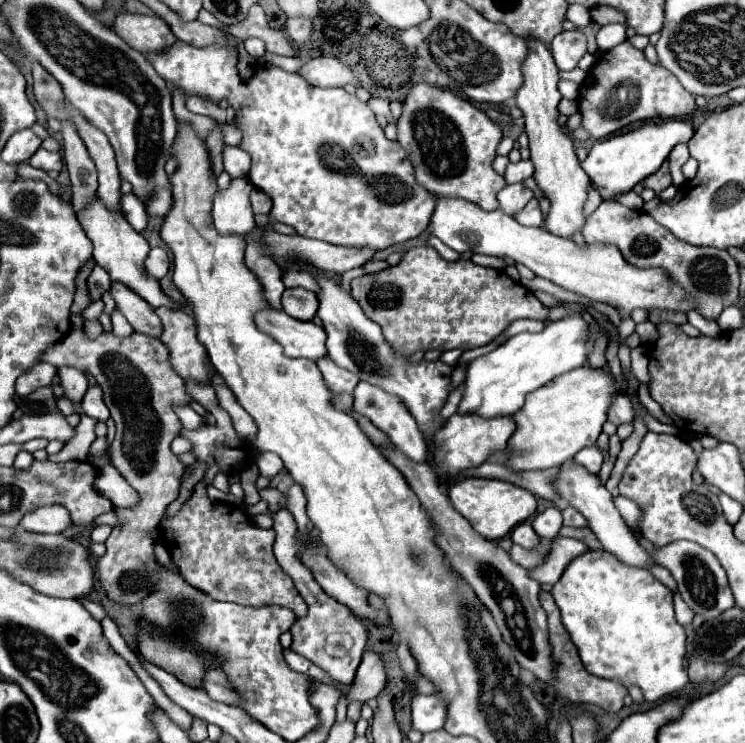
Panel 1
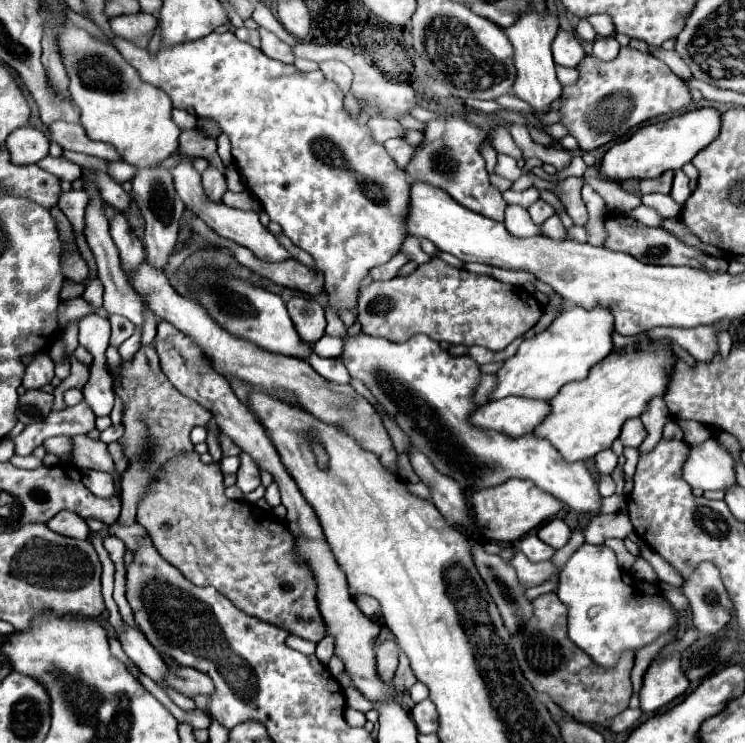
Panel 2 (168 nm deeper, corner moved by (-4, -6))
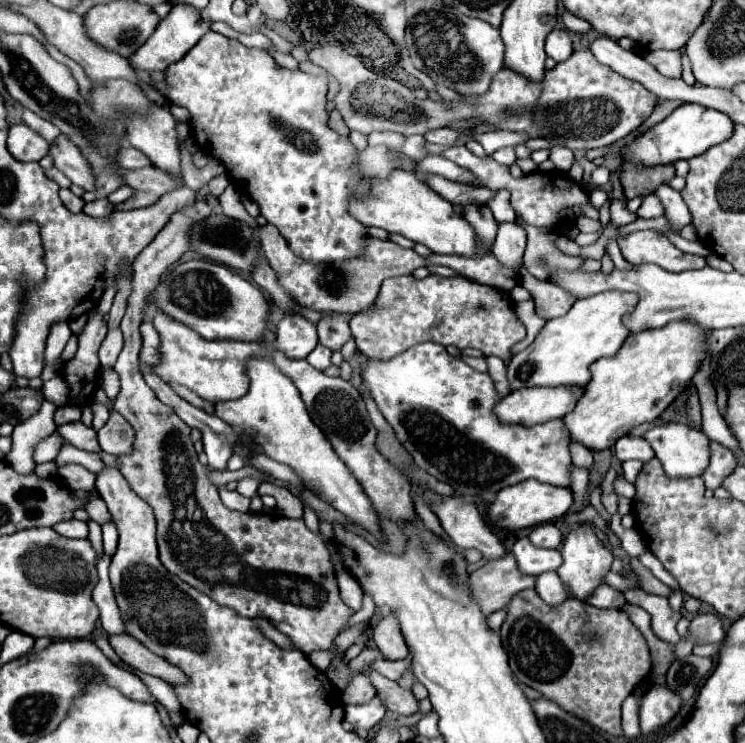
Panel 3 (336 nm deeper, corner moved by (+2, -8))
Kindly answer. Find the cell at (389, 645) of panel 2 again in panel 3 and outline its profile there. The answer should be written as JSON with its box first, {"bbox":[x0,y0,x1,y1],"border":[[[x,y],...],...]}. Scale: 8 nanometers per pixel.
{"bbox":[374,615,408,661],"border":[[[388,615],[378,623],[378,627],[374,629],[374,641],[378,645],[378,651],[384,655],[384,659],[398,661],[408,655],[408,647],[404,643],[404,637],[400,633],[394,615]]]}

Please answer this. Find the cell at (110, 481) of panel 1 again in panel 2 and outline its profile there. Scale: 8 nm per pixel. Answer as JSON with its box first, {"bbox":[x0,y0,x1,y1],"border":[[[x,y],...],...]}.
{"bbox":[82,469,114,497],"border":[[[84,469],[82,471],[82,483],[86,485],[86,489],[90,489],[94,495],[98,497],[114,497],[114,481],[112,477],[108,477],[108,473],[104,471],[92,471],[92,469]]]}

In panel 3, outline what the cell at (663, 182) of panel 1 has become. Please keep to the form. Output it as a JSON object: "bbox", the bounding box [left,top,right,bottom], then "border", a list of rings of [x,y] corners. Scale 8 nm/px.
{"bbox":[622,163,674,199],"border":[[[632,163],[622,165],[622,187],[628,199],[638,195],[654,193],[660,185],[668,183],[674,177],[674,165],[660,165],[660,167],[636,167]]]}

